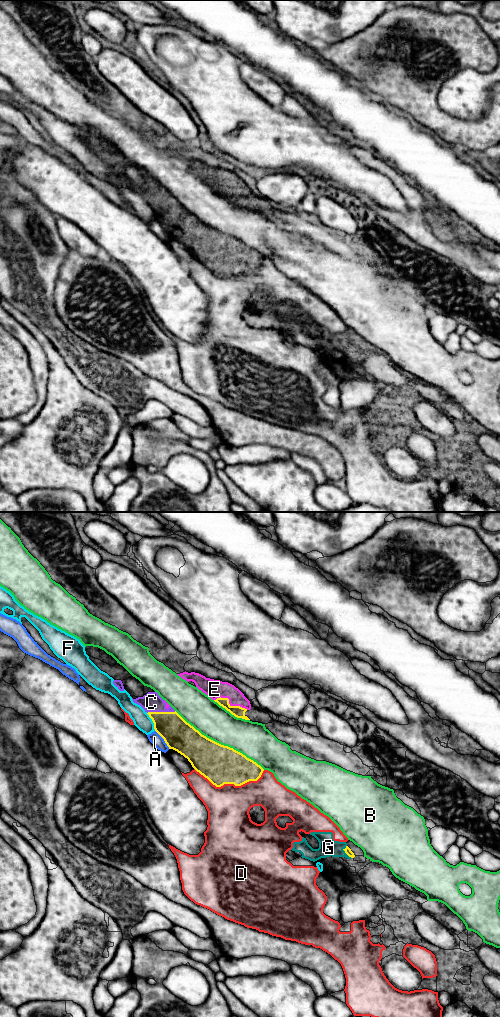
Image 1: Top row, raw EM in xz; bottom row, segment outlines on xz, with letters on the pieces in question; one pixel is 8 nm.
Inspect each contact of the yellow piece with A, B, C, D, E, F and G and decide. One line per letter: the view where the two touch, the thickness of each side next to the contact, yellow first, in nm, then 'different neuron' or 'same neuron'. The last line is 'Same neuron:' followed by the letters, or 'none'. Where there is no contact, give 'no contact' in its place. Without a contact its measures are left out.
A: meets yellow in xz; 240 nm thick on the yellow side, 90 nm on the other; different neuron
B: meets yellow in xz; 320 nm thick on the yellow side, 280 nm on the other; different neuron
C: meets yellow in xz; 240 nm thick on the yellow side, 160 nm on the other; same neuron
D: meets yellow in xz; 320 nm thick on the yellow side, 340 nm on the other; different neuron
E: meets yellow in xz; 90 nm thick on the yellow side, 150 nm on the other; same neuron
F: meets yellow in xz; 240 nm thick on the yellow side, 140 nm on the other; different neuron
G: meets yellow in xz; 50 nm thick on the yellow side, 150 nm on the other; different neuron
Same neuron: C, E

